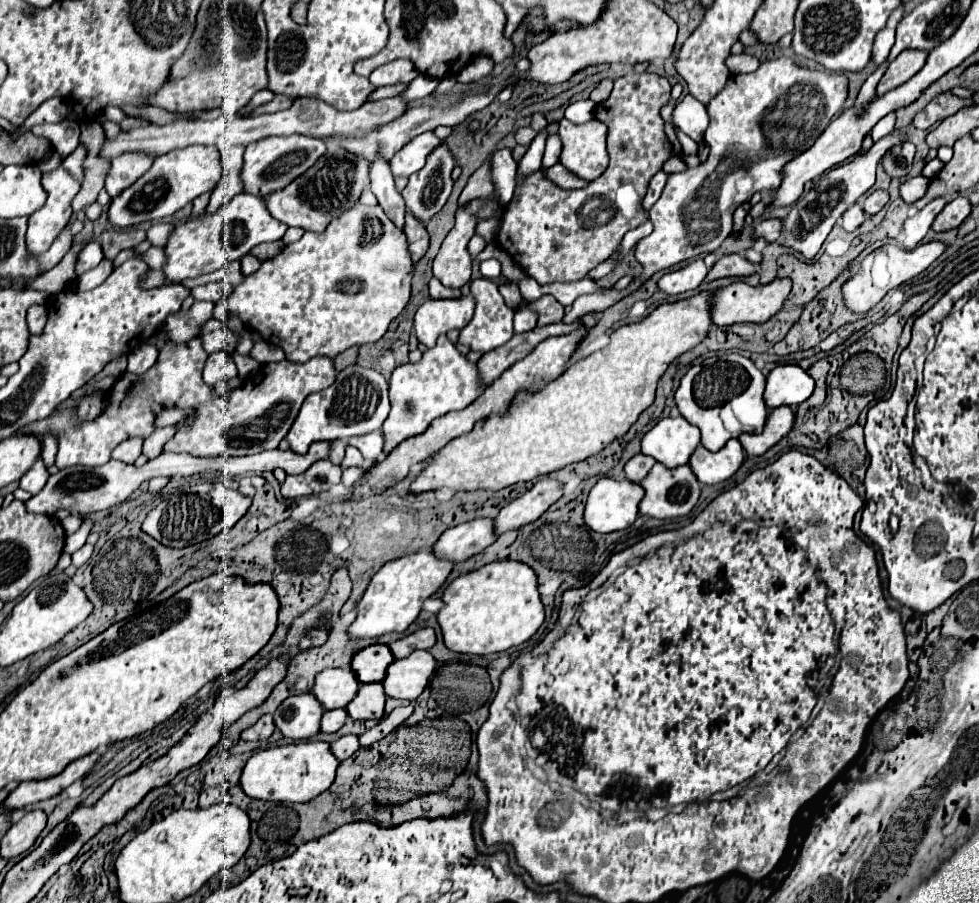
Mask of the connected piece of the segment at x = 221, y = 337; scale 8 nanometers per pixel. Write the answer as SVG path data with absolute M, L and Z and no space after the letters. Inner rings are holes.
M220 328L220 330L214 330L214 332L208 332L208 334L202 334L202 348L212 354L212 352L234 352L236 348L236 342L238 342L238 336L228 332L226 328Z

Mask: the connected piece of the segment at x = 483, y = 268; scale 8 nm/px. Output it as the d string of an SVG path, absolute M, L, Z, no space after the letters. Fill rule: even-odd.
M484 260L482 264L480 264L480 274L484 276L484 278L488 278L488 280L492 280L492 278L498 278L500 276L500 264L498 264L498 260Z

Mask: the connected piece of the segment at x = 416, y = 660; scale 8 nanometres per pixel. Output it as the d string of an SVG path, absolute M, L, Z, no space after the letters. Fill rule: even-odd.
M416 650L402 660L394 660L382 680L384 694L414 702L428 686L436 666L436 660L426 650Z

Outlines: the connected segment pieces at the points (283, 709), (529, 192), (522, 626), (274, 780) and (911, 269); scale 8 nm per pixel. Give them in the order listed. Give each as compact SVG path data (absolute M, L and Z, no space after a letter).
M310 692L298 694L294 698L286 698L286 702L278 706L274 712L274 724L282 736L290 740L304 740L318 734L322 714L322 706L318 706L318 700Z
M634 70L614 82L610 98L596 106L596 118L608 126L610 166L586 188L562 190L544 176L542 168L516 184L514 198L504 206L502 226L494 242L498 240L498 246L504 248L512 256L512 260L538 284L582 280L592 268L618 252L620 242L628 230L638 228L642 222L646 222L646 212L641 206L646 182L650 182L648 178L652 178L654 172L662 170L662 164L670 158L664 134L664 120L660 118L660 108L670 100L670 90L672 88L666 78L658 74L636 74Z
M490 562L454 578L442 594L444 606L436 620L448 650L460 654L494 654L526 642L544 622L534 570L522 562Z
M296 742L286 746L276 746L268 750L254 752L242 774L240 788L246 796L264 802L308 802L318 794L326 792L334 782L338 760L330 754L328 742Z
M928 242L928 244L920 244L914 250L902 250L898 246L886 244L882 248L878 248L876 252L872 252L870 256L866 256L866 260L862 262L862 272L852 276L846 284L844 284L844 298L846 298L846 306L858 314L866 314L874 304L878 304L888 290L900 286L902 282L918 276L920 272L924 272L942 252L946 250L946 242Z

